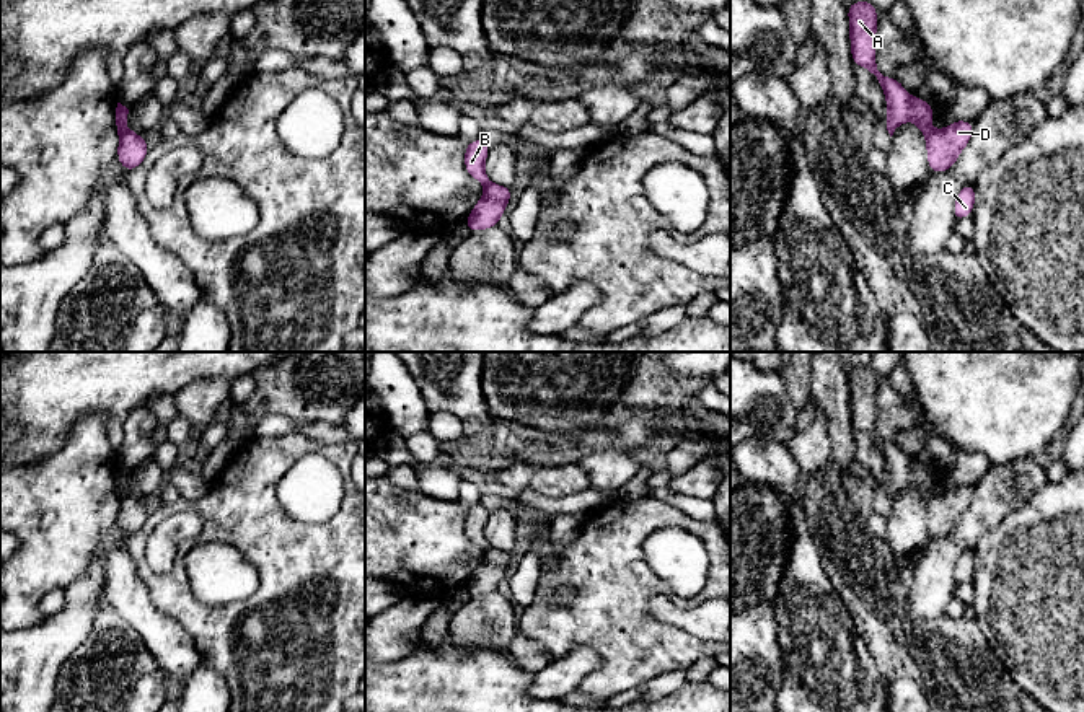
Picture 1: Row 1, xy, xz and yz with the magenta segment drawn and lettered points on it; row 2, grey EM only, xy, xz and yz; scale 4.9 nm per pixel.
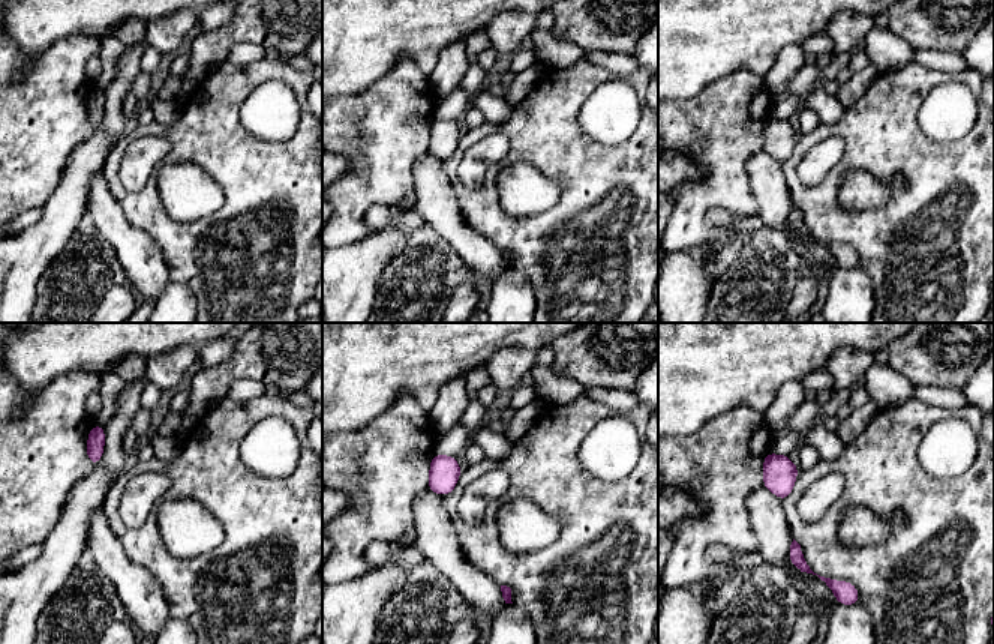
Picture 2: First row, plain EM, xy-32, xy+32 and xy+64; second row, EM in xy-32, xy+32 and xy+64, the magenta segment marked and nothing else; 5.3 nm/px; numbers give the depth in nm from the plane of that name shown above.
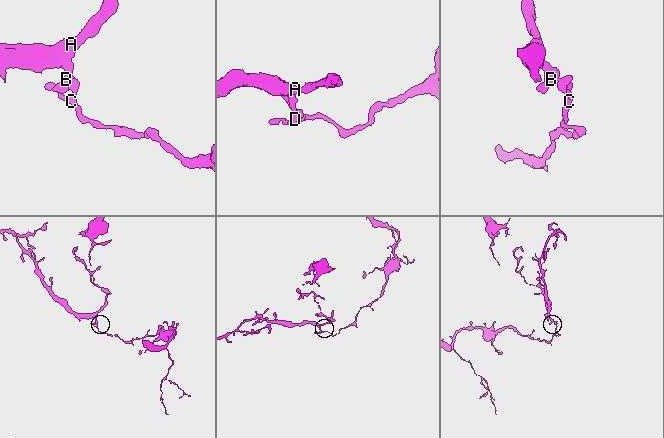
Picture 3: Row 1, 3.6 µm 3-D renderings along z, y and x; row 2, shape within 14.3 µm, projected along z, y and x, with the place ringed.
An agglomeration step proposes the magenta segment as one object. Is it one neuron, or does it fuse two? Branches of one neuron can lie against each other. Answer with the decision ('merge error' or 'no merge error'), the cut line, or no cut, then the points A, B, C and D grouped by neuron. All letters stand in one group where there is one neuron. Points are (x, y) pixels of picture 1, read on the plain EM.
merge error | xy (127, 496), (119, 502) | A B / C D

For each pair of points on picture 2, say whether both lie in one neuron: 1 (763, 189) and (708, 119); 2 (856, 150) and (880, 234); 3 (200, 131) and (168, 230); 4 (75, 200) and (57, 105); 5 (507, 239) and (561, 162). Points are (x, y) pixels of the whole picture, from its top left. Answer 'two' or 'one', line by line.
1: two
2: one
3: one
4: two
5: one

